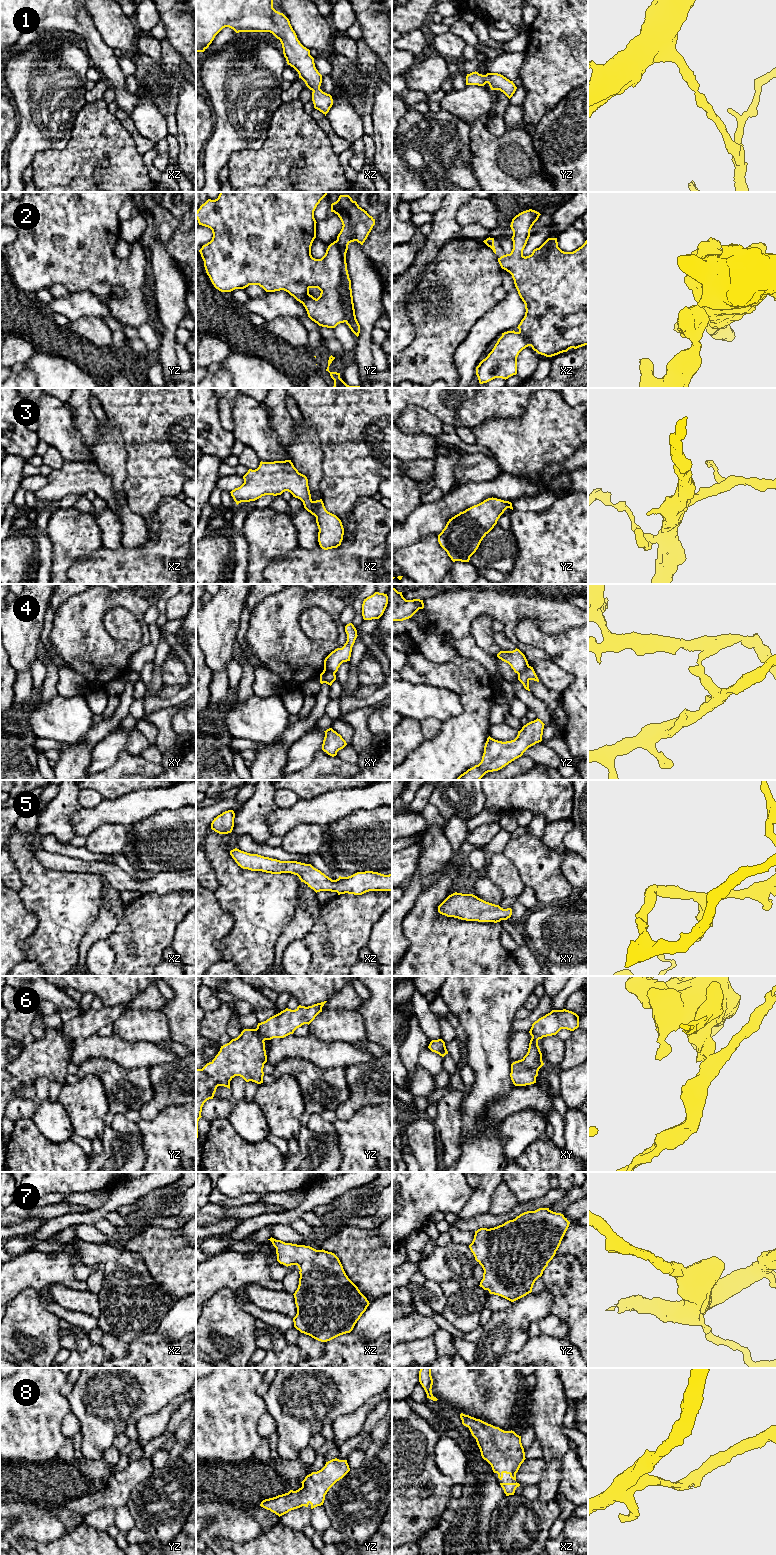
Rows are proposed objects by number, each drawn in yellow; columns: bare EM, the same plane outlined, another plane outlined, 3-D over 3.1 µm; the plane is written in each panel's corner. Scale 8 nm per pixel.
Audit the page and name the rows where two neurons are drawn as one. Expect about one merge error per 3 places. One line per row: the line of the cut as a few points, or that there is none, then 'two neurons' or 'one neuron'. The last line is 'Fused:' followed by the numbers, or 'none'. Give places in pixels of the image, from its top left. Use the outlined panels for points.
1: cut none; one neuron
2: cut yz (336, 240), (343, 253), (344, 260), (342, 301), (346, 321); two neurons
3: cut none; one neuron
4: cut xy (323, 670), (329, 670), (334, 673); two neurons
5: cut none; one neuron
6: cut yz (256, 1028), (264, 1040); two neurons
7: cut none; one neuron
8: cut none; one neuron
Fused: 2, 4, 6

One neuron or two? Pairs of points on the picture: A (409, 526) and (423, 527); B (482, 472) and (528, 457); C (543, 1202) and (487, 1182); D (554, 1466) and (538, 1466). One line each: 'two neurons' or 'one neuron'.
A: one neuron
B: two neurons
C: two neurons
D: two neurons

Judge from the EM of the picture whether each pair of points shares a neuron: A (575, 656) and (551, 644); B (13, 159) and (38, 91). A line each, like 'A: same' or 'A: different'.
A: same
B: same

